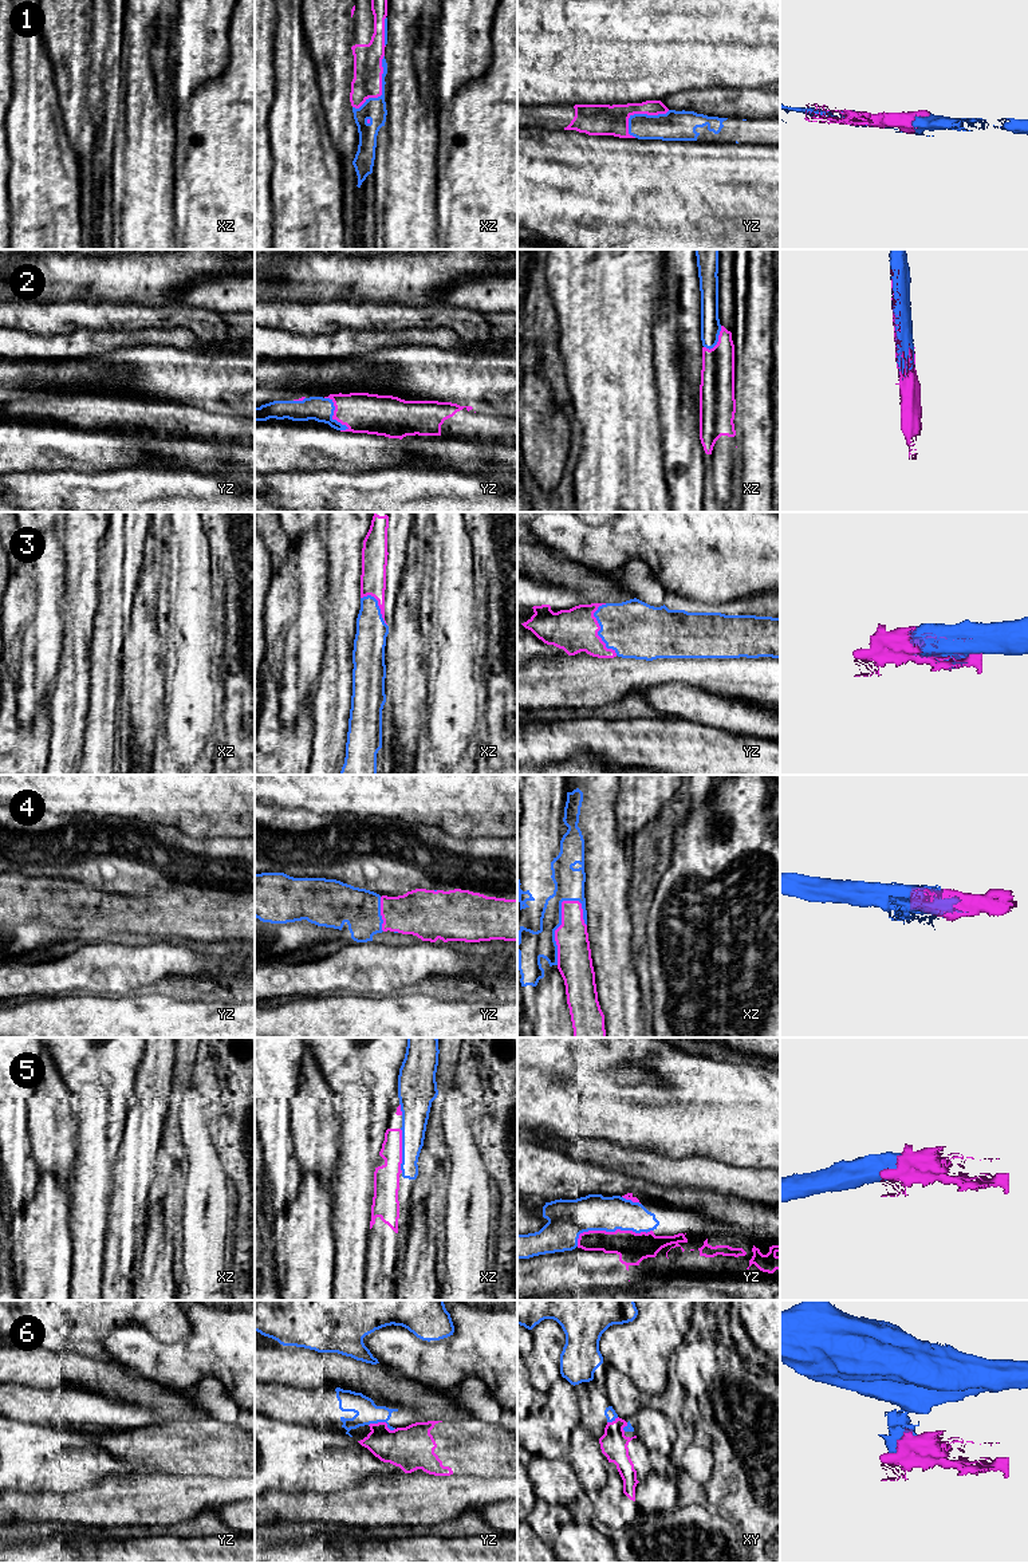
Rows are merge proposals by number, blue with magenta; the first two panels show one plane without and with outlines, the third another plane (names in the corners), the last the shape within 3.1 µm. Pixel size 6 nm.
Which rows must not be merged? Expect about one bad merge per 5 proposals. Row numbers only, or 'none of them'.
6

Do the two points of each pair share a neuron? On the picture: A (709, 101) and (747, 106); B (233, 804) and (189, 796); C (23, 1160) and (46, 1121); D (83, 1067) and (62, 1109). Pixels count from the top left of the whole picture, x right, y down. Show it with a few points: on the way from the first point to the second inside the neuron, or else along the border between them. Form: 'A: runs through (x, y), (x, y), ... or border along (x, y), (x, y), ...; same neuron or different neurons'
A: runs through (719, 102), (737, 103); same neuron
B: runs through (223, 796), (200, 796); same neuron
C: border along (26, 1117), (30, 1149), (39, 1173); different neurons
D: border along (55, 1066), (70, 1094), (77, 1125); different neurons

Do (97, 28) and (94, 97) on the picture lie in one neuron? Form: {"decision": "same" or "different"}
{"decision": "same"}

